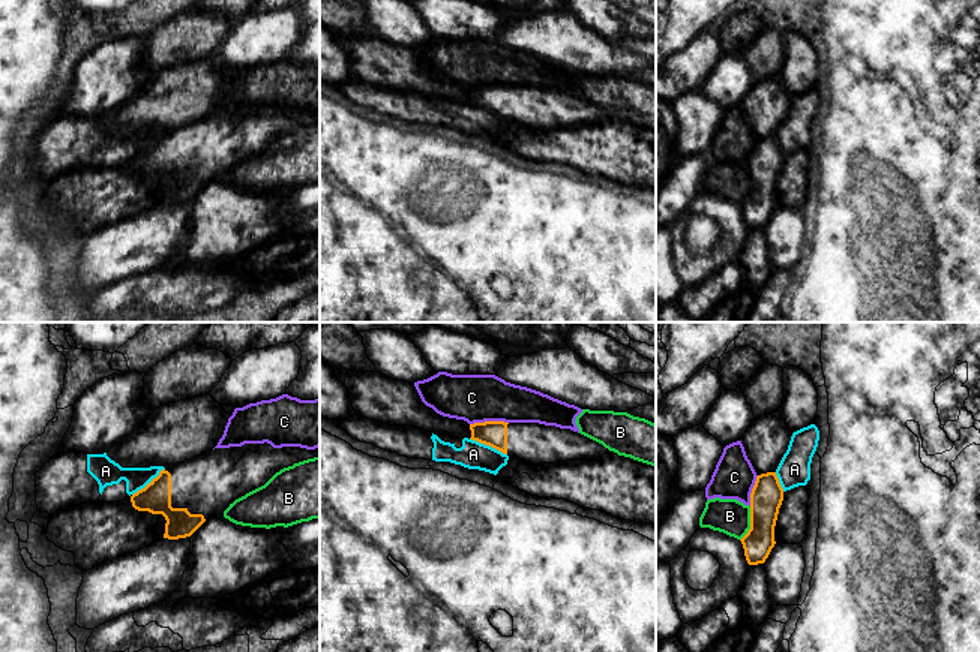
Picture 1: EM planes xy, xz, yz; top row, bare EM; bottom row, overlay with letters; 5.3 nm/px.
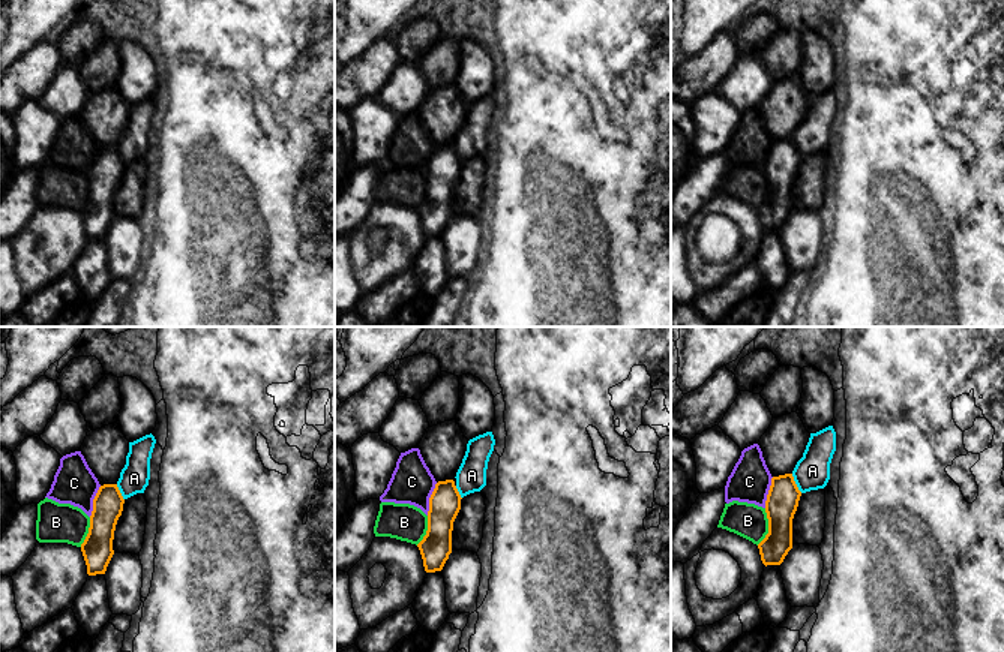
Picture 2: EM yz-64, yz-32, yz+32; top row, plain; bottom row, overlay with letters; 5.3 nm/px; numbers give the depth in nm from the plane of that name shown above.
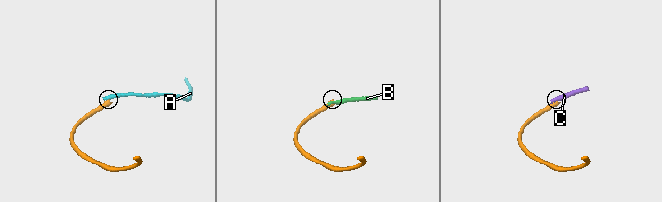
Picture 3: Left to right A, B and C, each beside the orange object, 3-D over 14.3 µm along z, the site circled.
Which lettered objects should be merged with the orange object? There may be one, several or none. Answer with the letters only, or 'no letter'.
no letter

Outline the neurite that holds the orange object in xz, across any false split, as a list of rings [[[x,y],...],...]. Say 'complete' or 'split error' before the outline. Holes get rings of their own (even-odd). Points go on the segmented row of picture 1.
split error | [[[485,421],[470,424],[470,430],[470,439],[531,465],[587,460],[612,453],[578,432],[539,423]]]

